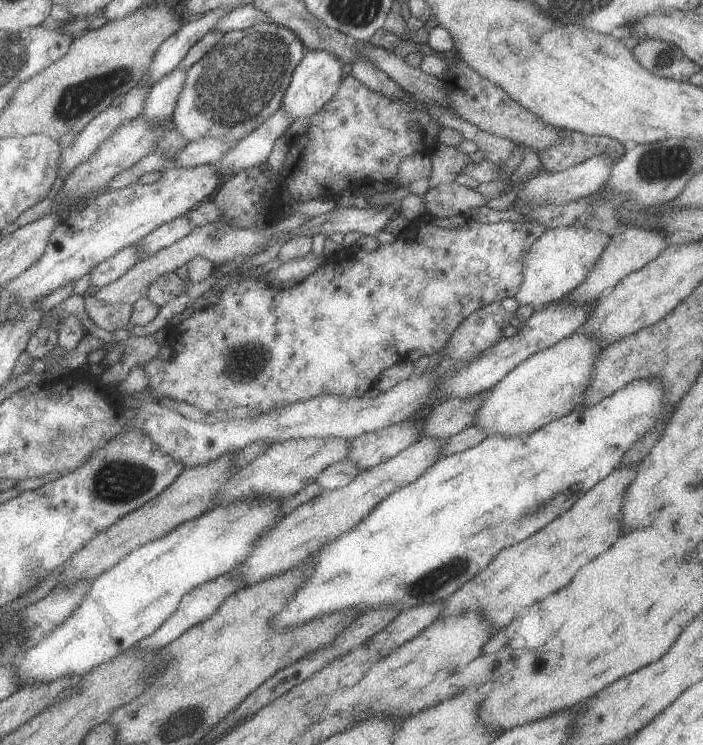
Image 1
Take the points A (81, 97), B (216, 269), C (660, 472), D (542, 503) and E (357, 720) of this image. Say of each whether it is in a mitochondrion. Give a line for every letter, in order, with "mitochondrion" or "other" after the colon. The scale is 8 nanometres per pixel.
A: mitochondrion
B: other
C: other
D: mitochondrion
E: other

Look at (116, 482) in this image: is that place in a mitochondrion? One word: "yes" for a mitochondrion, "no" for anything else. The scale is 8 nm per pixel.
yes

